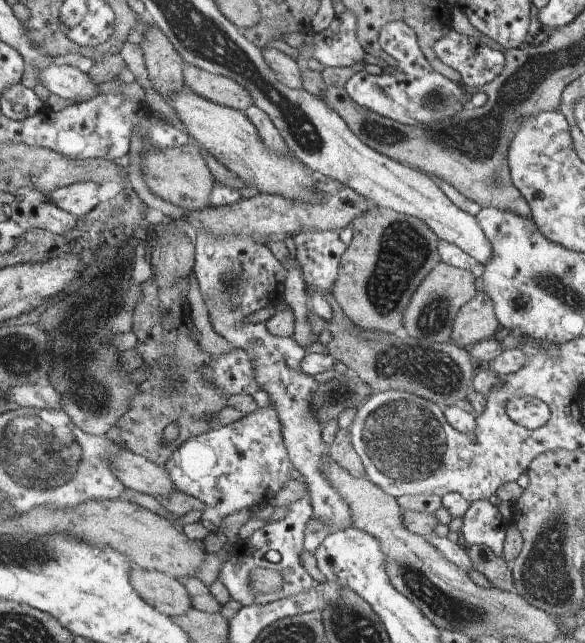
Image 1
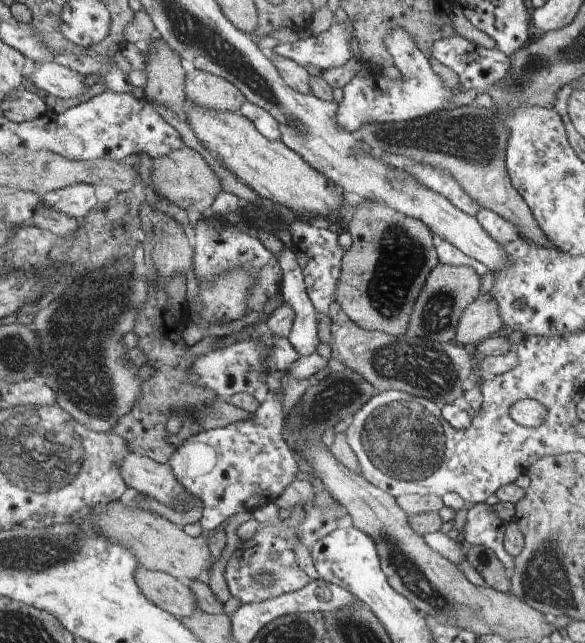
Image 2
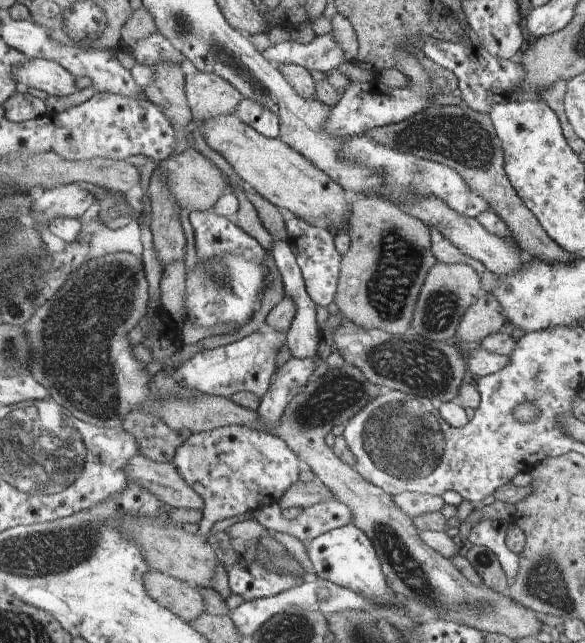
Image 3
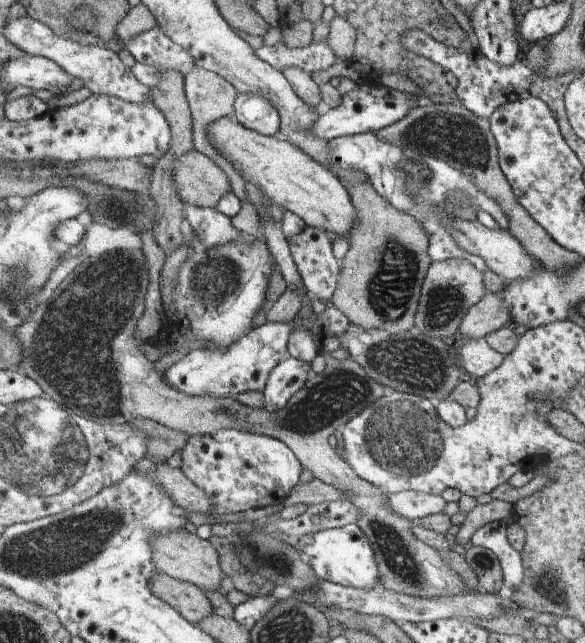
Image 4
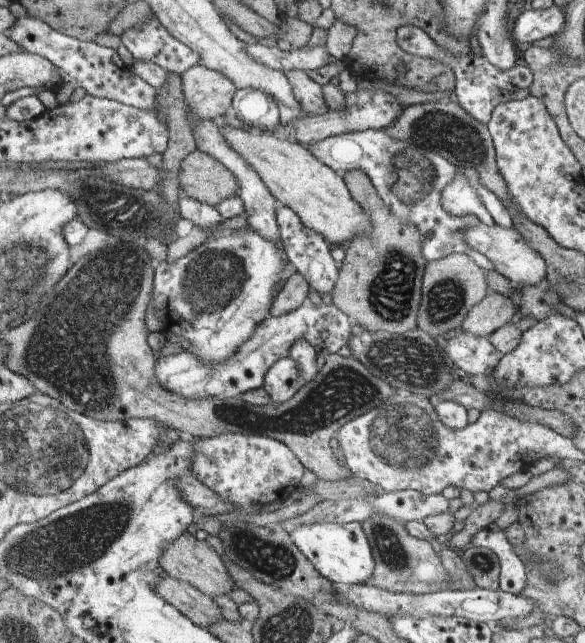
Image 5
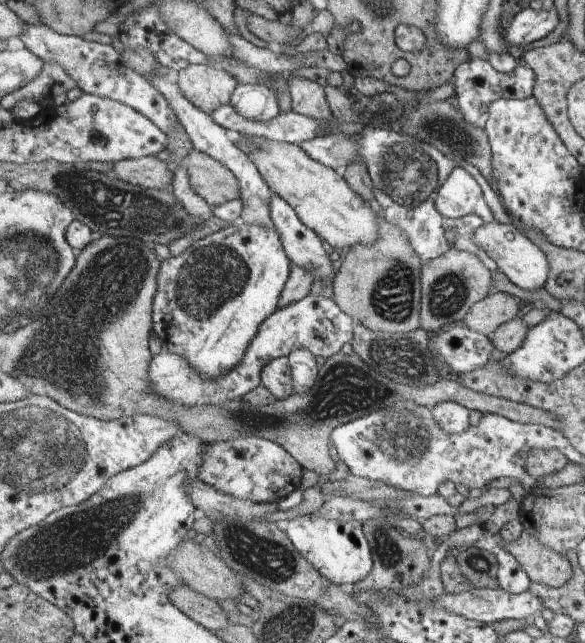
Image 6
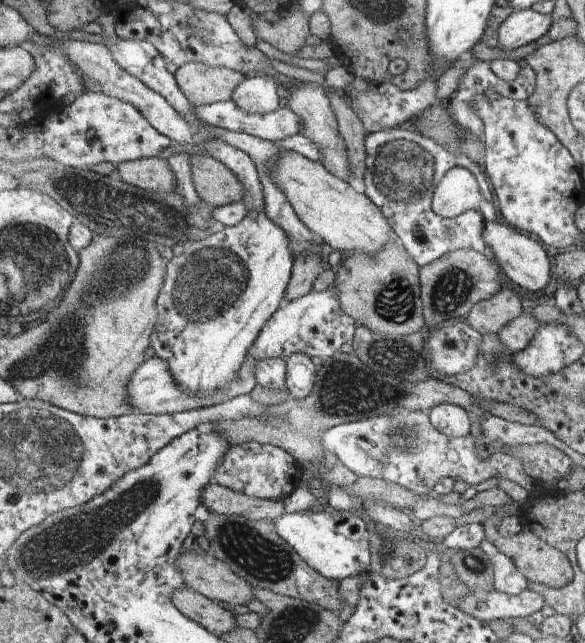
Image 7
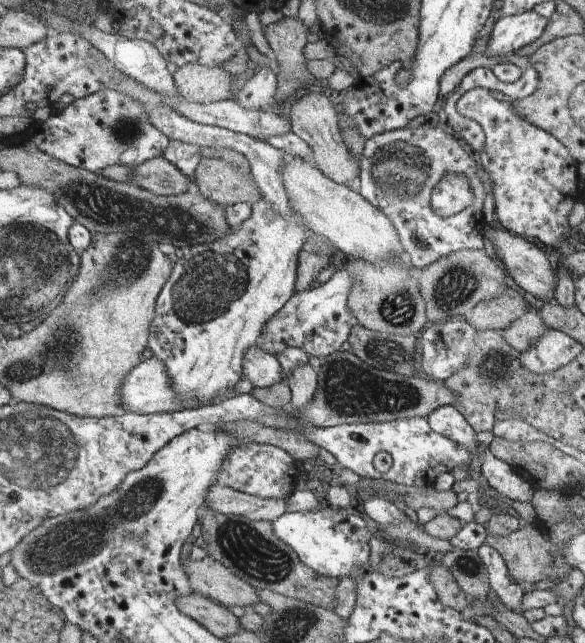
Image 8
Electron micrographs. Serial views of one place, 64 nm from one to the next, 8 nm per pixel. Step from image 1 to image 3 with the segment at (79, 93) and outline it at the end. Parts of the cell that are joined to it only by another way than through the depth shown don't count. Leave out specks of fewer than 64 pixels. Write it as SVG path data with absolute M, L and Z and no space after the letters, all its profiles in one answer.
M31 59L13 70L16 82L21 88L32 87L48 95L69 96L77 90L74 81L77 76L68 72L59 62L48 59Z

